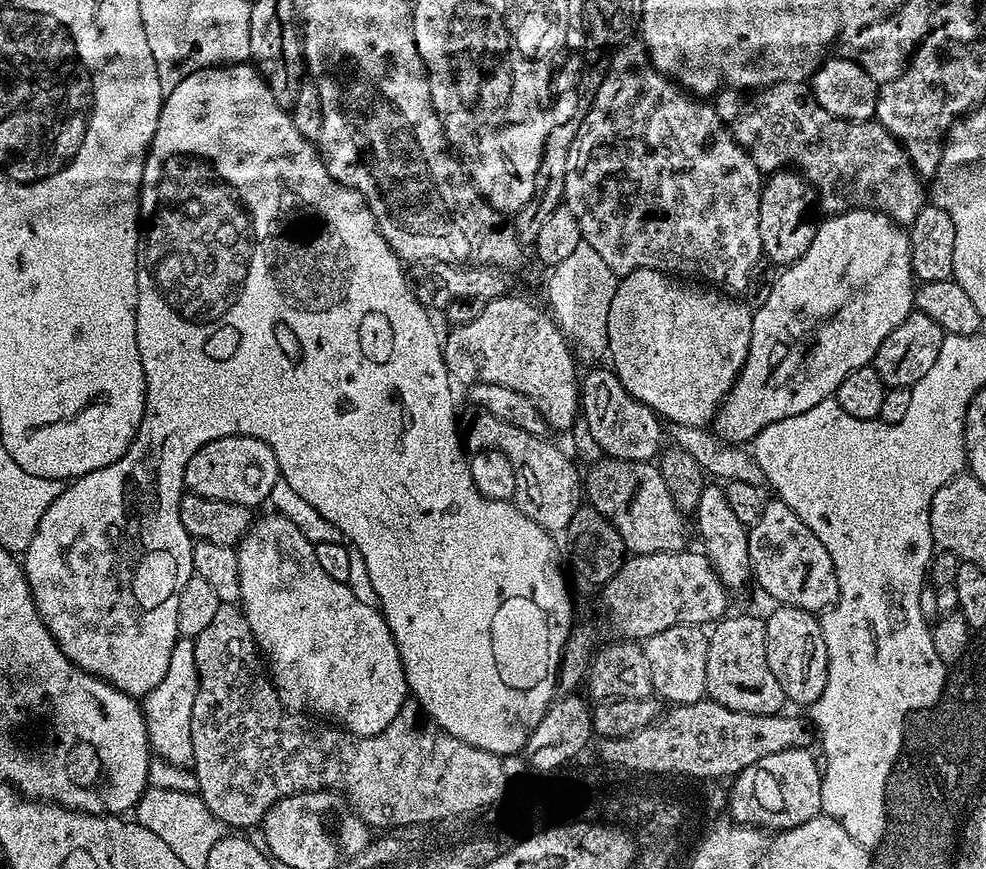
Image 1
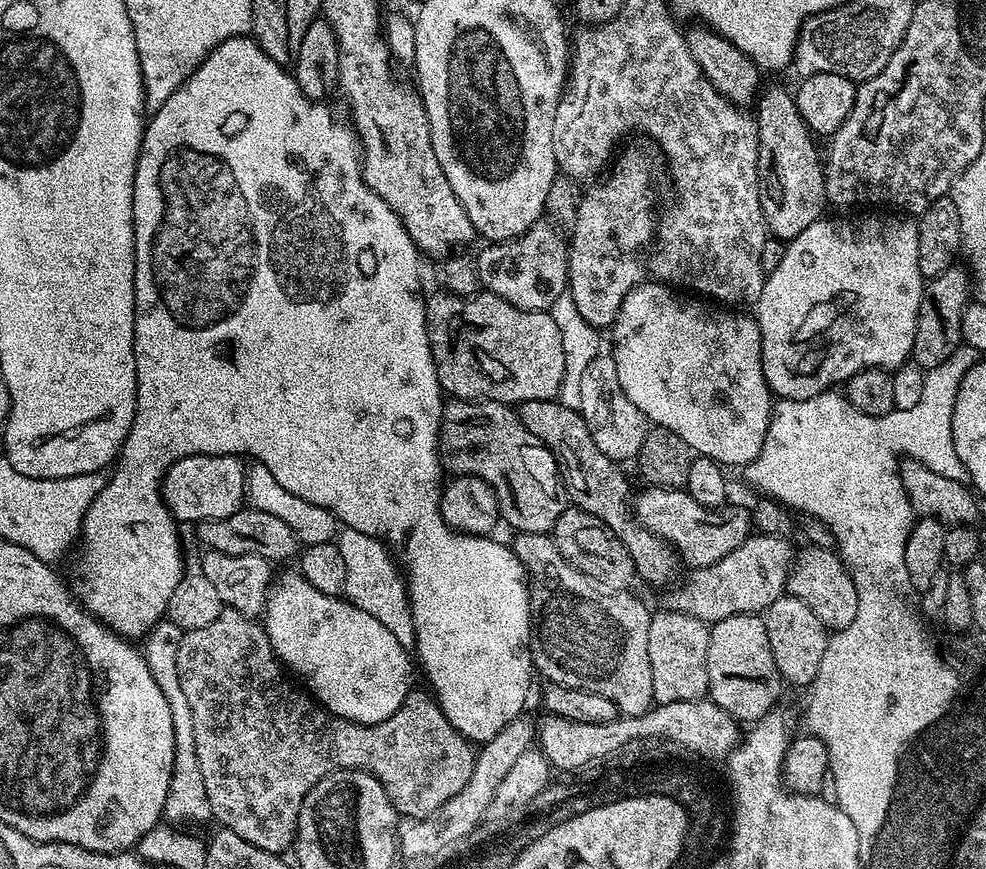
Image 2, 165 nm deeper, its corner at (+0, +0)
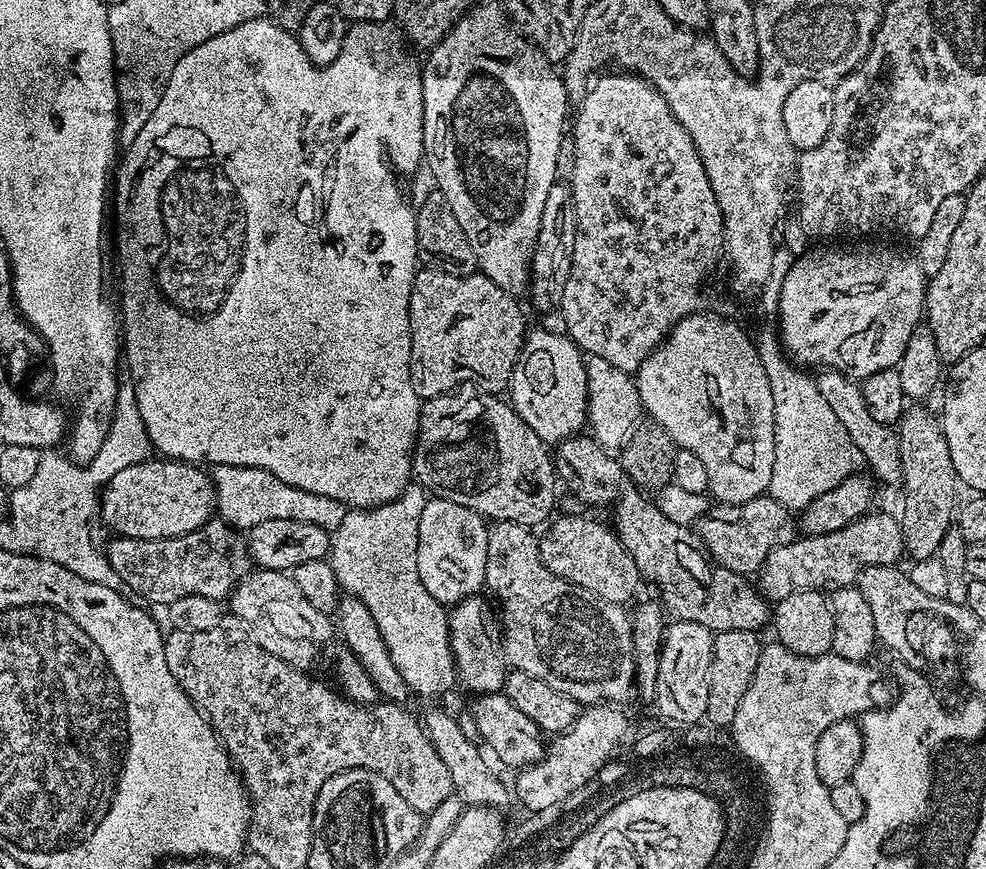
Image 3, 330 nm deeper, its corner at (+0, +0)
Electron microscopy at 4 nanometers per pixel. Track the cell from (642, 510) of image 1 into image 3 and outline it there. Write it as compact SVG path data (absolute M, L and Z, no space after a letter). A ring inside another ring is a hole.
M763 495L754 498L745 504L729 504L727 506L715 506L708 512L708 517L698 527L698 535L706 545L706 551L719 567L731 572L743 572L745 574L759 573L764 567L766 558L778 546L786 546L797 539L798 520L795 515L782 502L778 502L773 496Z

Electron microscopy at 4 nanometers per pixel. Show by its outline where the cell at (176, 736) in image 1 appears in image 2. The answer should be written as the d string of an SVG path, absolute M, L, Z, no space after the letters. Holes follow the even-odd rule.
M164 619L157 623L145 637L142 650L145 654L148 669L154 675L159 690L170 705L171 721L175 734L175 758L172 763L171 786L169 798L164 803L163 817L174 826L192 826L200 824L208 816L208 800L205 798L205 782L202 779L201 767L198 765L197 747L194 746L194 718L190 702L182 691L181 678L178 676L177 654L183 632L174 623Z

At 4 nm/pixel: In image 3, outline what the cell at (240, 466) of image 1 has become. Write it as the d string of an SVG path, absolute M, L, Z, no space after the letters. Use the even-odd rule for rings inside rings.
M149 458L126 470L118 470L102 493L102 520L109 529L139 540L161 540L185 536L198 530L216 512L216 485L203 467L175 458Z

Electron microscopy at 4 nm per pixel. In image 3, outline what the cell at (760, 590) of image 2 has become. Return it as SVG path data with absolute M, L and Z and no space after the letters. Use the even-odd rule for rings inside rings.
M873 511L871 514L865 514L860 519L854 521L850 526L842 530L834 530L834 534L825 536L806 536L801 535L786 546L778 546L768 555L764 567L758 573L758 587L769 601L775 602L794 594L798 590L807 588L823 589L823 584L832 584L831 586L848 586L853 583L852 580L863 573L864 568L874 564L895 565L900 555L905 555L903 532L900 529L900 521L895 515L887 516L884 512Z

